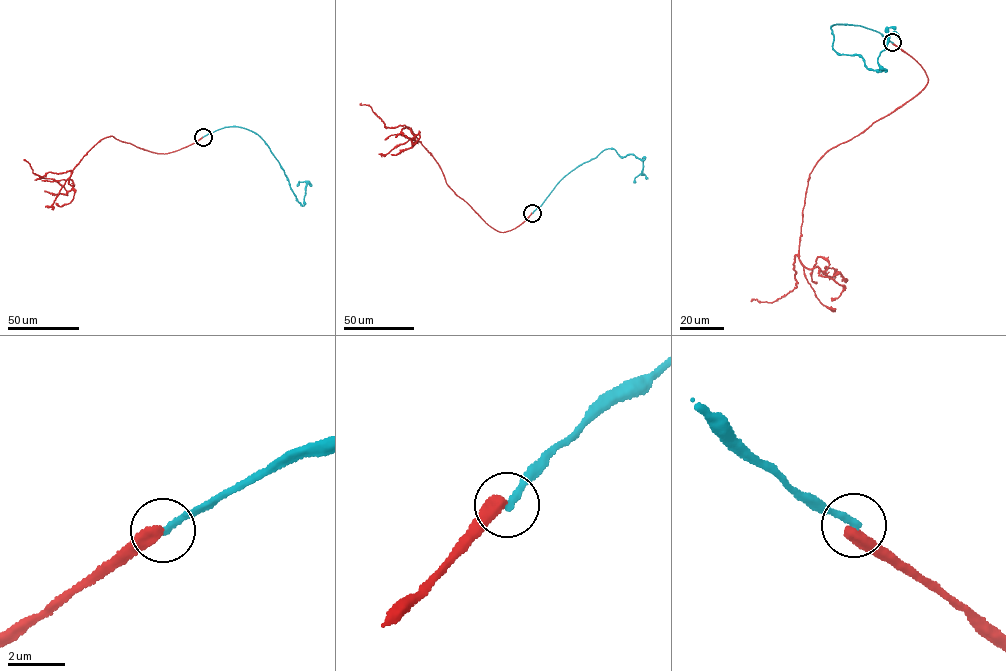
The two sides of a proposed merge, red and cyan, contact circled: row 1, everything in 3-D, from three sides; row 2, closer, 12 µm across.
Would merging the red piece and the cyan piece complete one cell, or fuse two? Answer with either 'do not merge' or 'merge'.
do not merge

